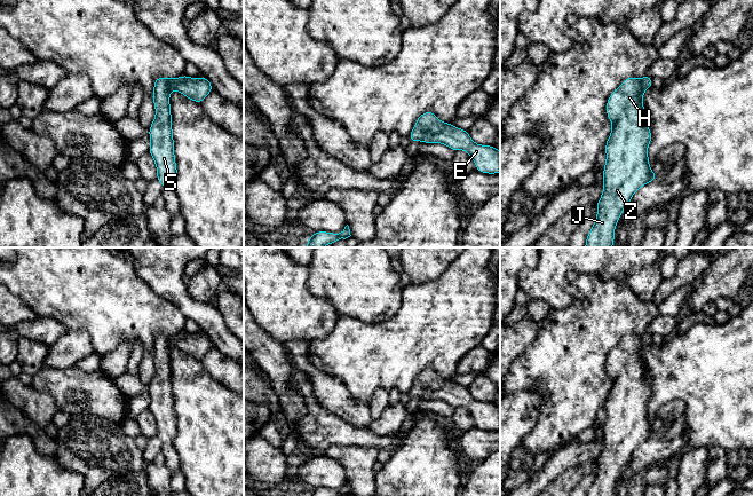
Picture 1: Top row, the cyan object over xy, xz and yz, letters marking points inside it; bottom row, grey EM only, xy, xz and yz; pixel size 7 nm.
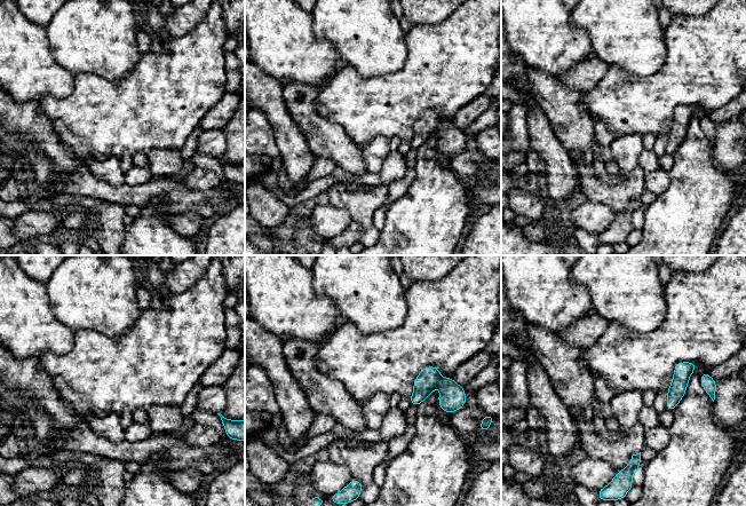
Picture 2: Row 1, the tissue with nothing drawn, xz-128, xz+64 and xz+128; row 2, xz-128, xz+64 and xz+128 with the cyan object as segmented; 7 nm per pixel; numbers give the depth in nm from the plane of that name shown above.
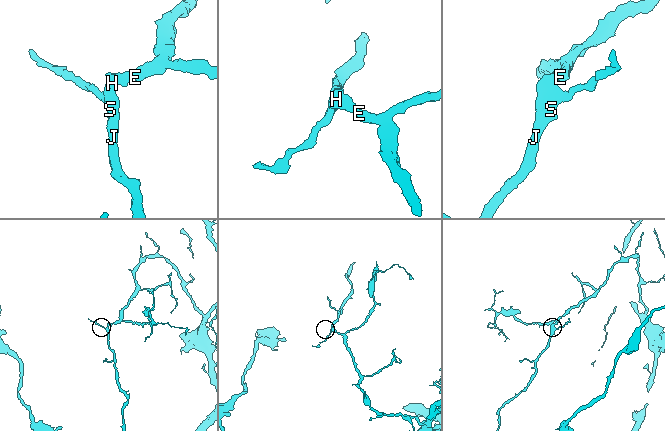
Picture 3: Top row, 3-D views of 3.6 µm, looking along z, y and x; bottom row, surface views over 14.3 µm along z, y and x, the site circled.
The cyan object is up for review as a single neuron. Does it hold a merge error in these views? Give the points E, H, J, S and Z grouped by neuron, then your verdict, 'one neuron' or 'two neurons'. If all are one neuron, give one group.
E H J S Z | one neuron

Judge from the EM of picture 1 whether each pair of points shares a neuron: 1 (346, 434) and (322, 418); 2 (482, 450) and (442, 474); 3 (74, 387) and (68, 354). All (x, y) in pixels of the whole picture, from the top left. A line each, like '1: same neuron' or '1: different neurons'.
1: same neuron
2: different neurons
3: different neurons

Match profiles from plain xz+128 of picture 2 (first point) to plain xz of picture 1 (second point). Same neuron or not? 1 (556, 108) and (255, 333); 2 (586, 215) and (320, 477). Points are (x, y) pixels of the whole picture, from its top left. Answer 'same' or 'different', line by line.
1: different
2: same

